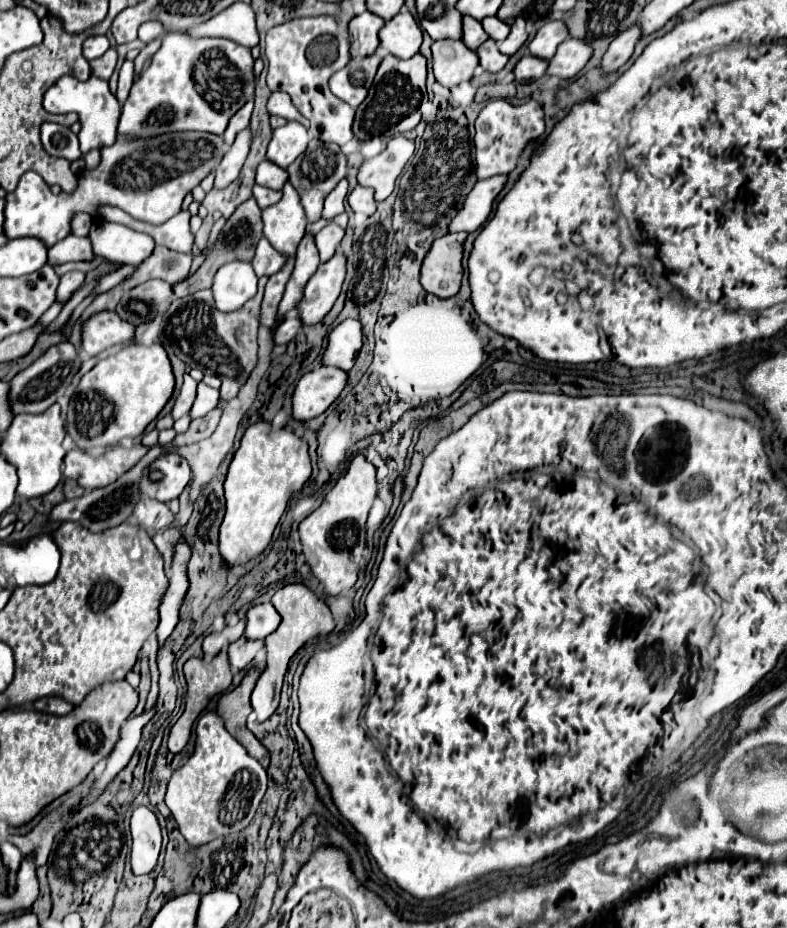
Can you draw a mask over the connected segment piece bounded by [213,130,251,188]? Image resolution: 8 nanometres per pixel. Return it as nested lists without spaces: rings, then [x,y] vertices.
[[[249,130],[239,132],[233,146],[229,148],[229,152],[223,156],[221,164],[215,170],[217,176],[215,176],[213,188],[227,188],[239,176],[243,162],[249,154],[249,146],[251,146],[251,132]]]

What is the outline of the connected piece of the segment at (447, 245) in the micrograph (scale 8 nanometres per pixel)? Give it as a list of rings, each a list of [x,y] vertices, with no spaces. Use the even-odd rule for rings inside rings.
[[[457,232],[433,242],[421,268],[421,286],[427,292],[439,298],[451,298],[459,292],[463,278],[461,260],[465,238],[467,232]]]

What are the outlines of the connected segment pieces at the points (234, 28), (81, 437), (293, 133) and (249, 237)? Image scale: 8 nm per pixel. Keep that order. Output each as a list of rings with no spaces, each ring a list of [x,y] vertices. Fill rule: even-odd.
[[[235,2],[233,6],[225,8],[211,20],[195,28],[189,28],[187,34],[191,38],[227,38],[247,48],[255,48],[259,42],[255,28],[255,14],[251,6],[243,2]]]
[[[131,344],[99,360],[83,374],[75,396],[69,402],[67,432],[81,450],[115,446],[121,438],[137,438],[163,410],[175,388],[175,376],[161,344]]]
[[[287,122],[283,128],[273,130],[273,138],[267,148],[267,158],[281,168],[287,168],[299,154],[307,150],[307,128],[299,122]]]
[[[249,198],[245,200],[233,214],[231,218],[227,218],[227,224],[223,228],[223,236],[217,238],[217,242],[209,248],[209,254],[205,256],[203,264],[197,268],[197,272],[181,286],[183,294],[177,294],[177,296],[187,296],[189,292],[195,292],[195,290],[201,290],[201,288],[209,288],[211,286],[211,280],[215,276],[215,272],[227,264],[227,262],[233,262],[233,260],[251,260],[253,254],[255,254],[255,246],[257,242],[261,240],[263,236],[263,220],[261,220],[261,210],[257,208],[257,202],[255,198]]]

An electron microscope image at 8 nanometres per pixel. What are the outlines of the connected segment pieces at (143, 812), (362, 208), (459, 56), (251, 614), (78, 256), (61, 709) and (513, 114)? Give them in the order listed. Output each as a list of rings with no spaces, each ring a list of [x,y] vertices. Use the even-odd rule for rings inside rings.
[[[139,806],[131,814],[131,870],[133,874],[149,874],[159,858],[161,828],[155,814]]]
[[[357,186],[349,196],[349,206],[353,208],[353,212],[363,212],[367,216],[371,216],[375,212],[375,198],[373,198],[373,192],[371,188],[363,188],[363,186]]]
[[[435,40],[431,44],[433,72],[439,84],[451,88],[463,80],[471,80],[479,60],[463,40]]]
[[[271,602],[257,604],[247,610],[247,626],[245,626],[245,638],[247,640],[265,640],[271,632],[277,630],[281,616],[273,608]]]
[[[67,236],[57,246],[49,250],[49,264],[63,264],[71,260],[91,260],[95,254],[91,250],[89,238]]]
[[[51,696],[49,702],[47,702],[47,710],[49,710],[51,714],[67,714],[67,712],[73,710],[73,704],[67,704],[63,698]]]
[[[493,100],[489,102],[477,122],[475,122],[475,148],[477,148],[477,178],[489,178],[495,174],[509,174],[517,168],[517,162],[521,158],[521,152],[525,146],[533,140],[537,140],[545,132],[545,120],[543,110],[537,102],[527,102],[521,106],[513,106],[507,100]]]

